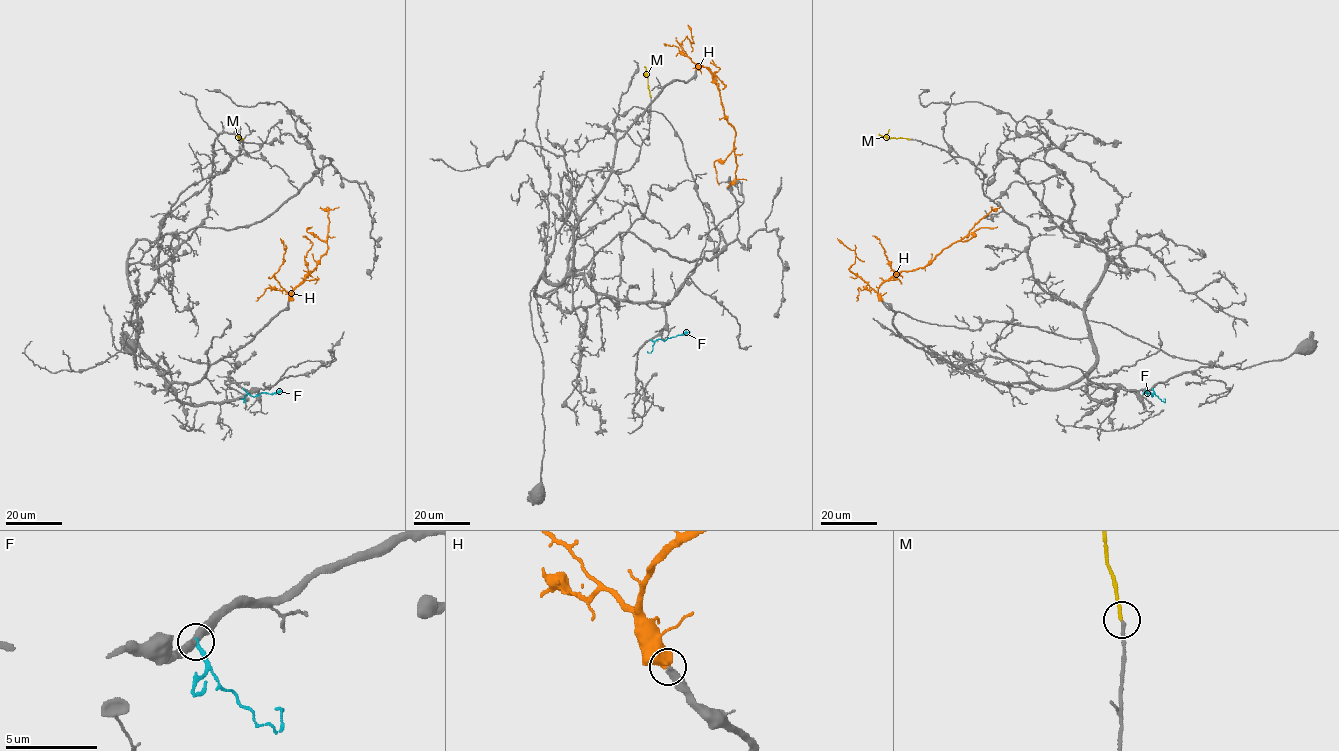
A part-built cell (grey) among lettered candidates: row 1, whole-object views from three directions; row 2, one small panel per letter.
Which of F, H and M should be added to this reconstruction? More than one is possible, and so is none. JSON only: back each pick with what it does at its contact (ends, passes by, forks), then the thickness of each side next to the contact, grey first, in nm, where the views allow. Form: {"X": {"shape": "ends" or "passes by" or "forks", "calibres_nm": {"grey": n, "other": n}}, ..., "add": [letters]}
{"H": {"shape": "ends", "calibres_nm": {"grey": 380, "other": 600}}, "M": {"shape": "ends", "calibres_nm": {"grey": 200, "other": 180}}, "add": ["H", "M"]}

